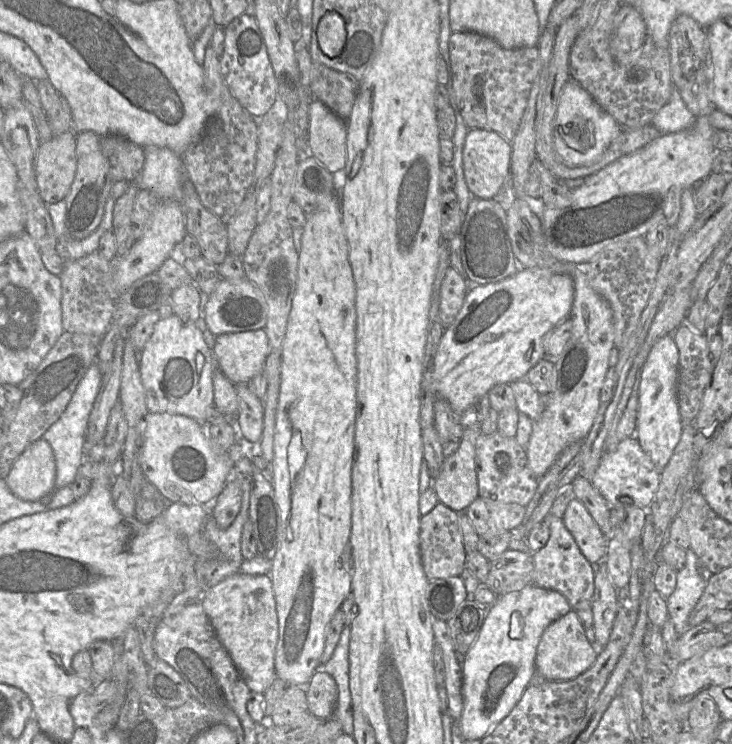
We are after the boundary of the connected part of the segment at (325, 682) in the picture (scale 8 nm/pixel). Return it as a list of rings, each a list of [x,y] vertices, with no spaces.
[[[316,671],[306,686],[310,713],[319,720],[333,717],[338,702],[338,687],[333,677],[324,671]]]

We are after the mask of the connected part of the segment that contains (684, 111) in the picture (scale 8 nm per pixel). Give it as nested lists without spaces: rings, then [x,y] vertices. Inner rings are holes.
[[[673,88],[669,101],[653,117],[651,125],[663,134],[675,133],[690,129],[695,119],[678,90]]]

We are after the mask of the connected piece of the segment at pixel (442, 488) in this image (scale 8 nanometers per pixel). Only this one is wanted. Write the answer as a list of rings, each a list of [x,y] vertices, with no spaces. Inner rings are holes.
[[[468,411],[457,417],[465,423],[465,431],[457,451],[444,458],[443,464],[432,479],[432,487],[436,491],[440,503],[460,513],[479,497],[477,482],[477,466],[475,444],[472,429],[467,426],[477,426],[469,422]]]

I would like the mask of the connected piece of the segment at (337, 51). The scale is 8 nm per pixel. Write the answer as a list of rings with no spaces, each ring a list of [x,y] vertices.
[[[336,11],[327,12],[319,21],[317,39],[321,51],[334,58],[341,54],[346,43],[344,18]]]

